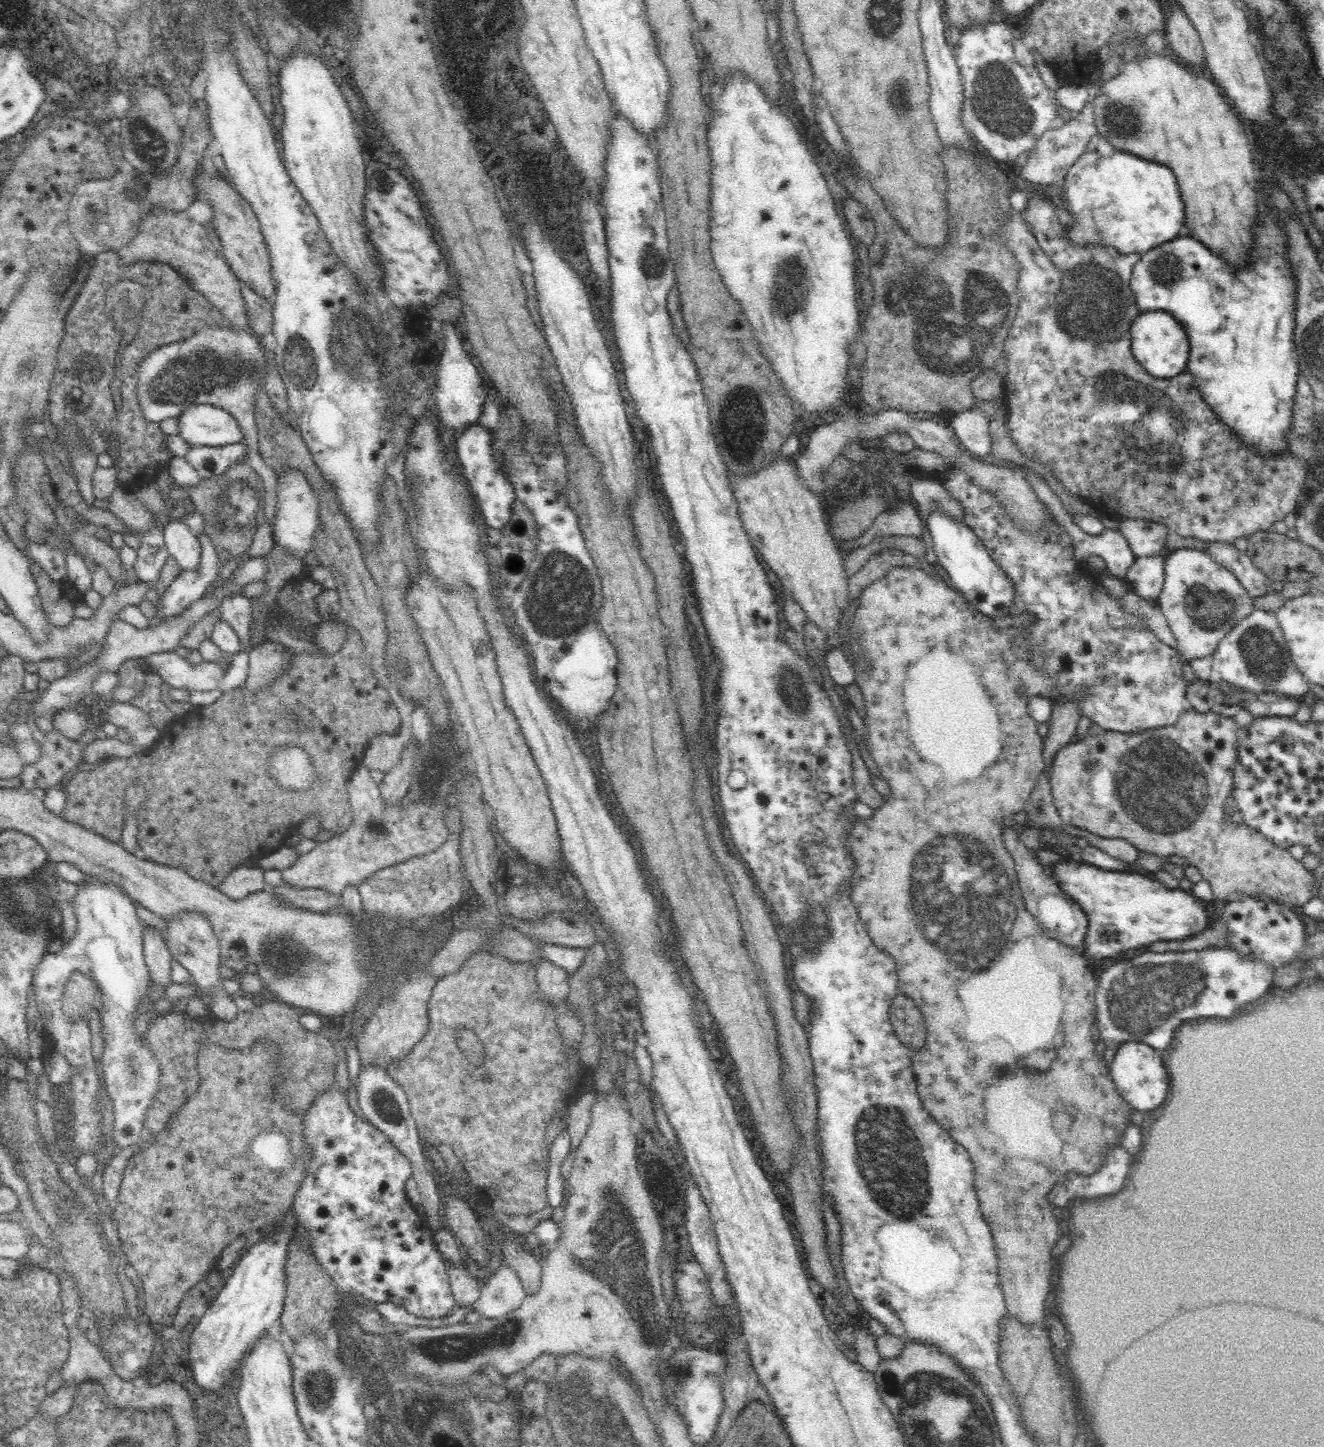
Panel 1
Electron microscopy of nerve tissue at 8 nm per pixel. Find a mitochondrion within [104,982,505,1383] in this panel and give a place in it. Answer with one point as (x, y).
(129, 1067)

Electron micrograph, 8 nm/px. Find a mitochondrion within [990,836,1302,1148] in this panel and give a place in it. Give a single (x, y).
(1144, 997)

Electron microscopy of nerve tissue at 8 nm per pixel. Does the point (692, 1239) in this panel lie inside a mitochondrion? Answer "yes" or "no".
no

